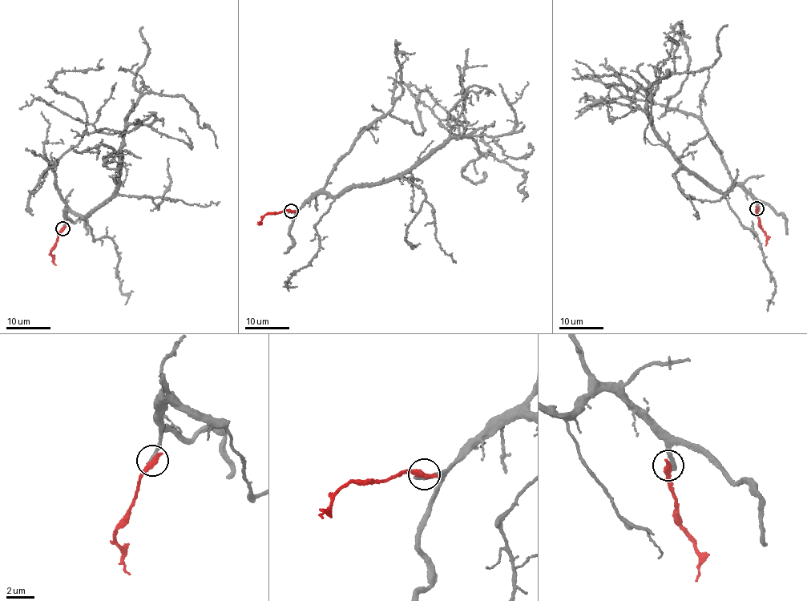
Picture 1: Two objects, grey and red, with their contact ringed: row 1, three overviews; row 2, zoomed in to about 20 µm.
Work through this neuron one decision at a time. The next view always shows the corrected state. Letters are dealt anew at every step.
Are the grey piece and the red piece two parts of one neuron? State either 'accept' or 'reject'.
reject

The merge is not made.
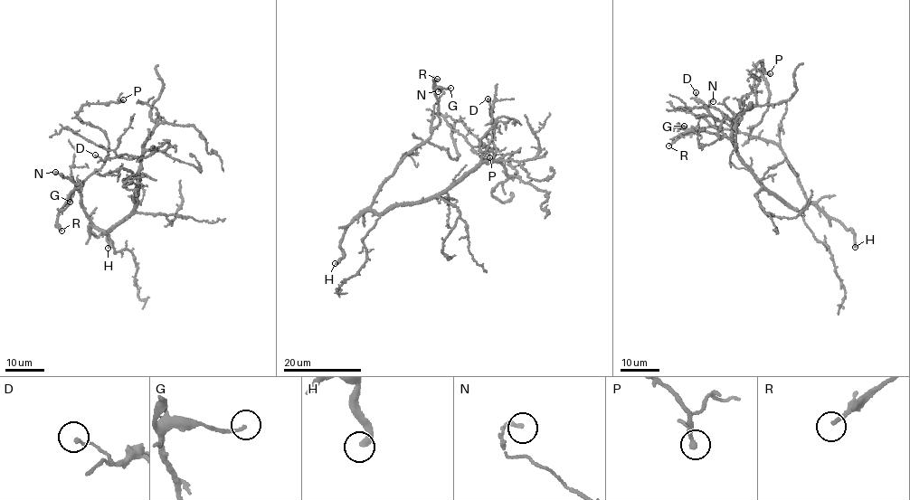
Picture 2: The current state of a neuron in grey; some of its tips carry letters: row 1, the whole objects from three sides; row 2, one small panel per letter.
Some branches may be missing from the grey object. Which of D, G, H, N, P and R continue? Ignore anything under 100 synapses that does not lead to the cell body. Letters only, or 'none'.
H

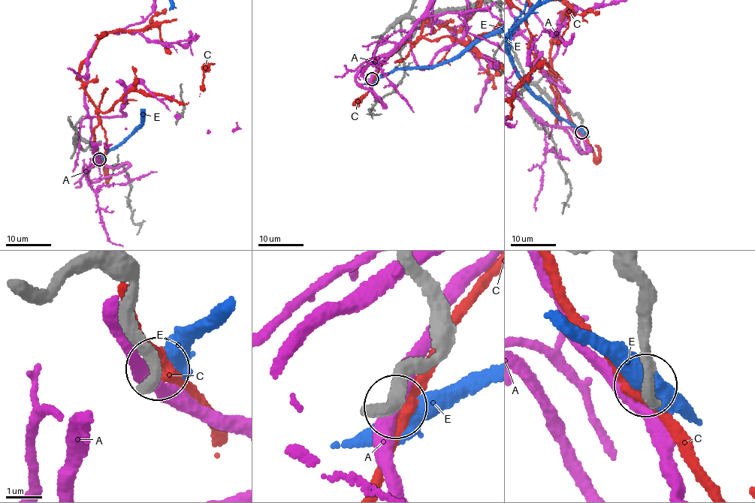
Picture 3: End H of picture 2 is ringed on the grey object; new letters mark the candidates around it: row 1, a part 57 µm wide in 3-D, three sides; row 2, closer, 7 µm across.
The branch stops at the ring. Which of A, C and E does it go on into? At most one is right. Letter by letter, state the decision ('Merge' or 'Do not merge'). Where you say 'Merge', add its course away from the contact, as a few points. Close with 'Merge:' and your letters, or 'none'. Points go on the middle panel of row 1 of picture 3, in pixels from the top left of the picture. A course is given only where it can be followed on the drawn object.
A: Do not merge
C: Merge
E: Do not merge
Merge: C

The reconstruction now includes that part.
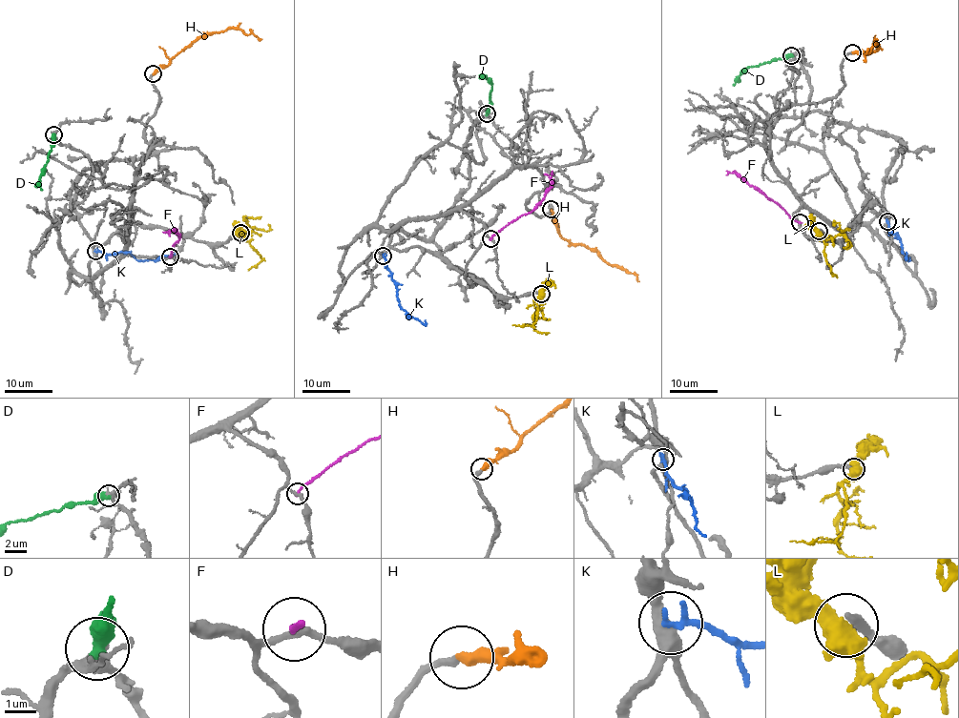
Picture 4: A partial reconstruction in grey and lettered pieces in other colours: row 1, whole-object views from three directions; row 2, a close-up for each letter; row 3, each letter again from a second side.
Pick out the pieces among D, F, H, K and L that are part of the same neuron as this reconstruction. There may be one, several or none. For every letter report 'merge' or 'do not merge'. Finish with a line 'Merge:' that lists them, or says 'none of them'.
D: do not merge
F: do not merge
H: merge
K: do not merge
L: do not merge
Merge: H

